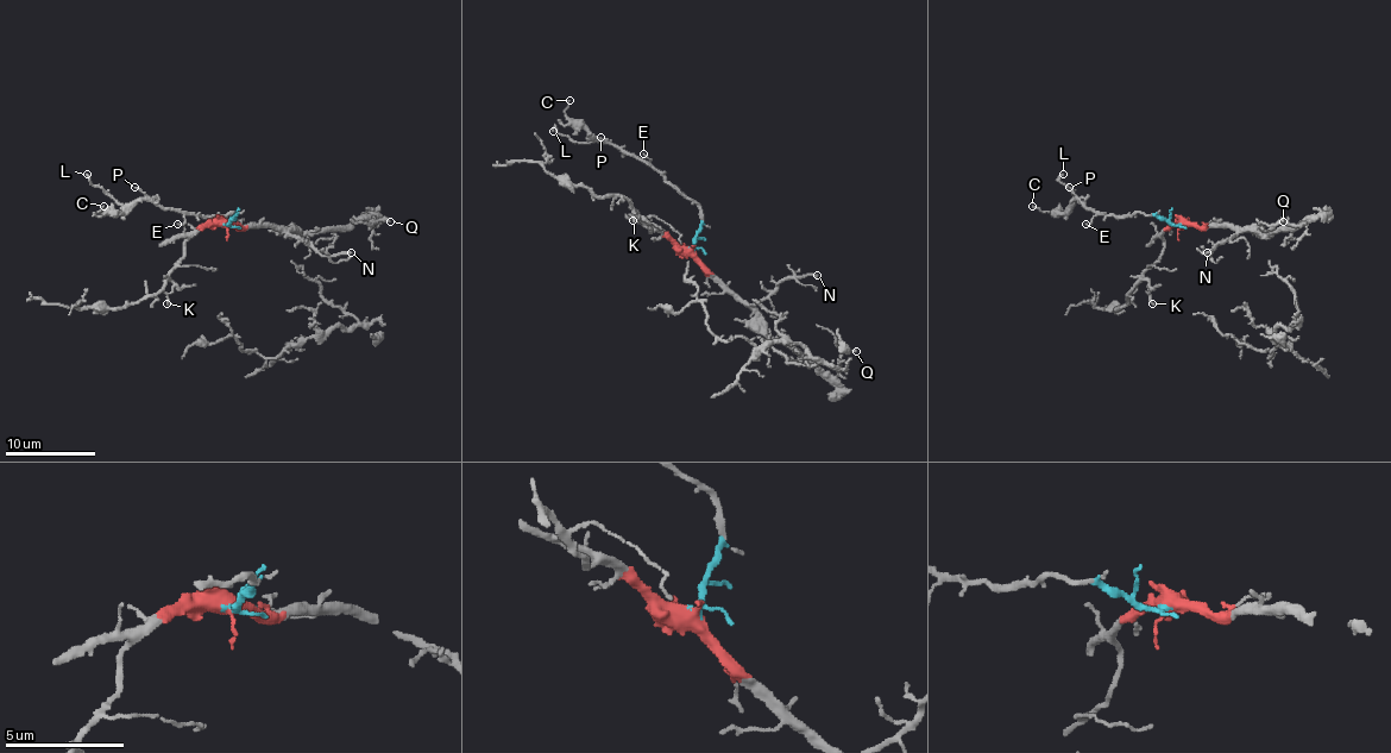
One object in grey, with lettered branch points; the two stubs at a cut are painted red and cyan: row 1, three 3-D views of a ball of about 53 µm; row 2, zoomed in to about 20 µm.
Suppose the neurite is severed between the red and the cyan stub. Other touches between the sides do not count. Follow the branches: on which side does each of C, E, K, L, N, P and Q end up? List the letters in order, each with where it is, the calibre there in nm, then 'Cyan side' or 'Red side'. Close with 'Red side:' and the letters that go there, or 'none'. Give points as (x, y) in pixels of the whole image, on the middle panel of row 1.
C: Place: (570, 100). Thickness 120 nm. Cyan side
E: Place: (643, 154). Thickness 120 nm. Cyan side
K: Place: (633, 220). Thickness 140 nm. Red side
L: Place: (553, 131). Thickness 170 nm. Cyan side
N: Place: (817, 275). Thickness 200 nm. Red side
P: Place: (600, 137). Thickness 110 nm. Cyan side
Q: Place: (856, 351). Thickness 200 nm. Red side
Red side: K, N, Q

